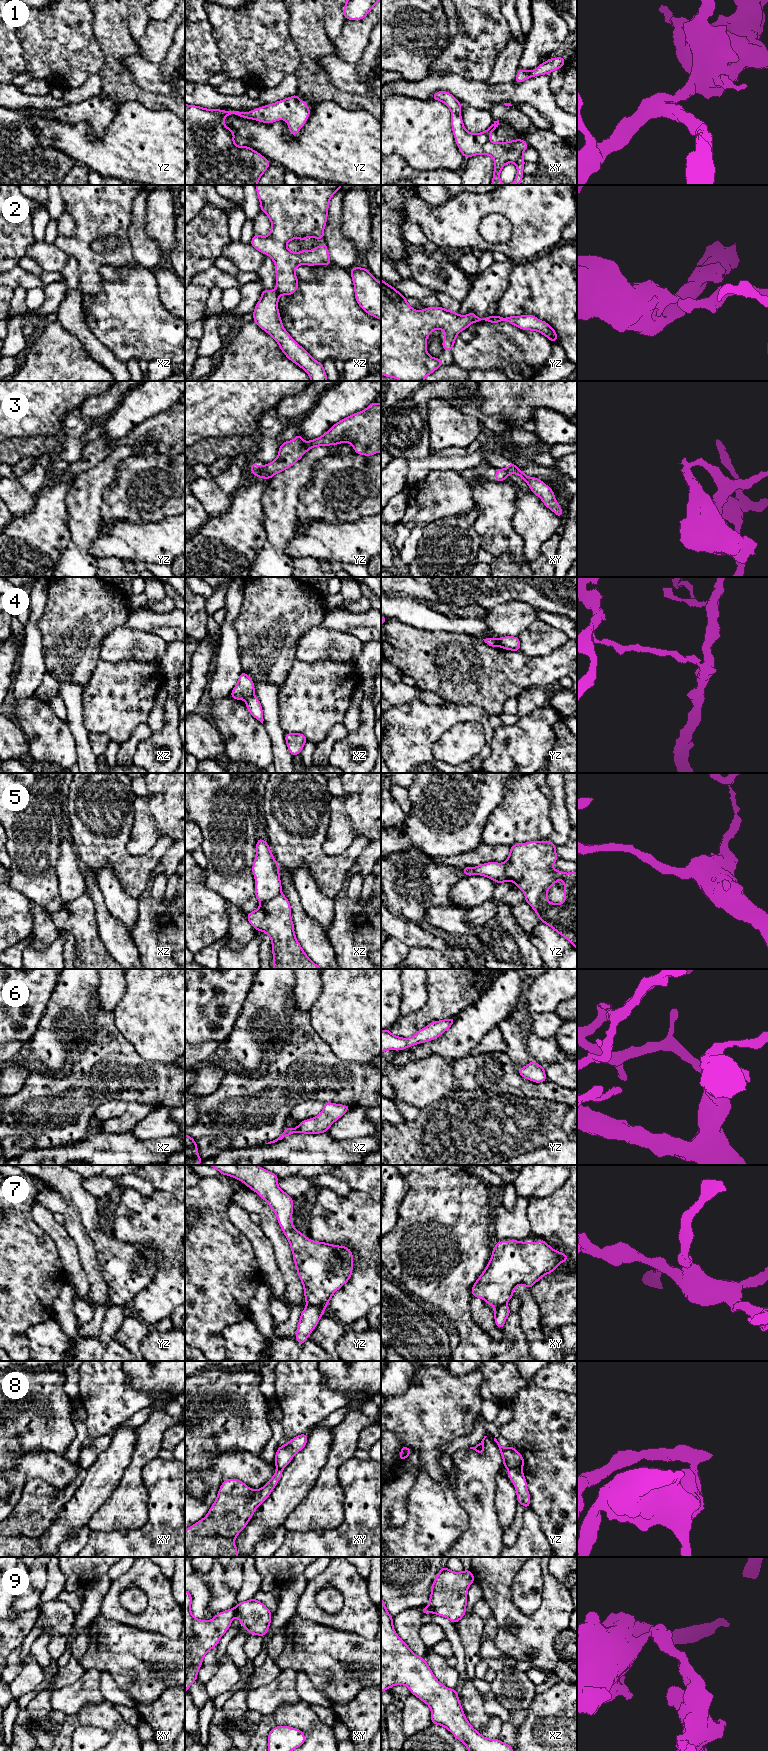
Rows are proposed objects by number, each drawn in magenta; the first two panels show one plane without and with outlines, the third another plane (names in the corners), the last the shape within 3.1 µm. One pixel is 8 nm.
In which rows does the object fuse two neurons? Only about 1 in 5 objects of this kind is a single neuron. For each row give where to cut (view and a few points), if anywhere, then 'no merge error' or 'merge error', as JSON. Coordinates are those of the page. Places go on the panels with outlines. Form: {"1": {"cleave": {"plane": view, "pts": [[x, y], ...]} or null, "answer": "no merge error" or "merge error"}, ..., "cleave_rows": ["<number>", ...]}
{"1": {"cleave": null, "answer": "no merge error"}, "2": {"cleave": {"plane": "xz", "pts": [[275, 289], [280, 294]]}, "answer": "merge error"}, "3": {"cleave": {"plane": "yz", "pts": [[264, 466], [254, 474]]}, "answer": "merge error"}, "4": {"cleave": {"plane": "xz", "pts": [[253, 694], [246, 700]]}, "answer": "merge error"}, "5": {"cleave": {"plane": "xz", "pts": [[281, 893], [261, 902]]}, "answer": "merge error"}, "6": {"cleave": null, "answer": "no merge error"}, "7": {"cleave": {"plane": "yz", "pts": [[308, 1304], [325, 1306]]}, "answer": "merge error"}, "8": {"cleave": {"plane": "yz", "pts": [[521, 1468], [510, 1468], [508, 1470]]}, "answer": "merge error"}, "9": {"cleave": {"plane": "xy", "pts": [[233, 1608], [235, 1615]]}, "answer": "merge error"}, "cleave_rows": ["2", "3", "4", "5", "7", "8", "9"]}

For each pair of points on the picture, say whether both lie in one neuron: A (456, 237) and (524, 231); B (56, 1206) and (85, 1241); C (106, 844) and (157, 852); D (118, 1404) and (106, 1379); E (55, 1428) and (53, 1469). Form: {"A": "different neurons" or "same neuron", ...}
{"A": "same neuron", "B": "same neuron", "C": "same neuron", "D": "same neuron", "E": "different neurons"}

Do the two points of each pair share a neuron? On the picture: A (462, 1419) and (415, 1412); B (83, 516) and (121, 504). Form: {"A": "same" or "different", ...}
{"A": "same", "B": "different"}

